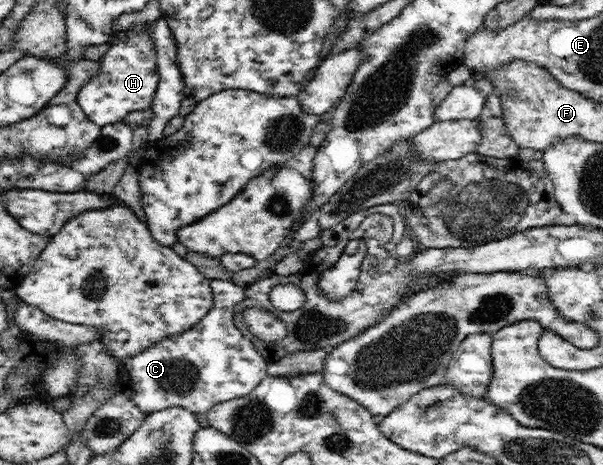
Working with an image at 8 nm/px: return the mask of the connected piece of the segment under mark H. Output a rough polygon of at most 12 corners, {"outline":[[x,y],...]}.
{"outline":[[146,24],[111,45],[78,91],[100,127],[151,108],[159,73]]}

